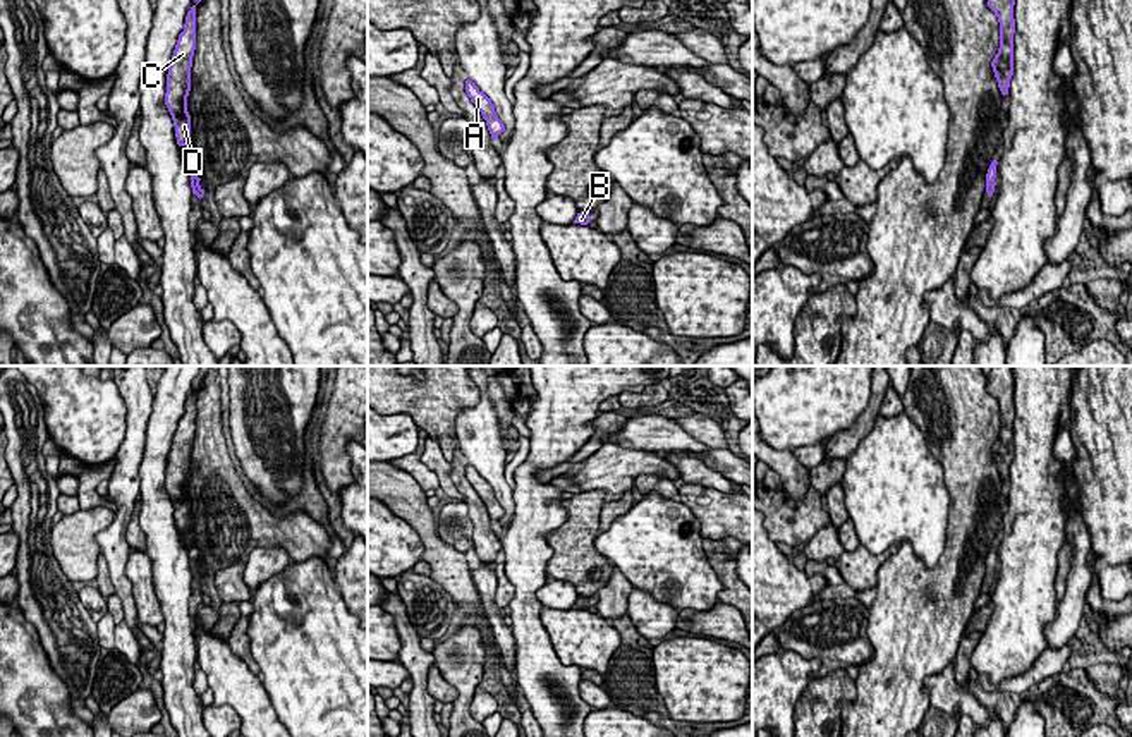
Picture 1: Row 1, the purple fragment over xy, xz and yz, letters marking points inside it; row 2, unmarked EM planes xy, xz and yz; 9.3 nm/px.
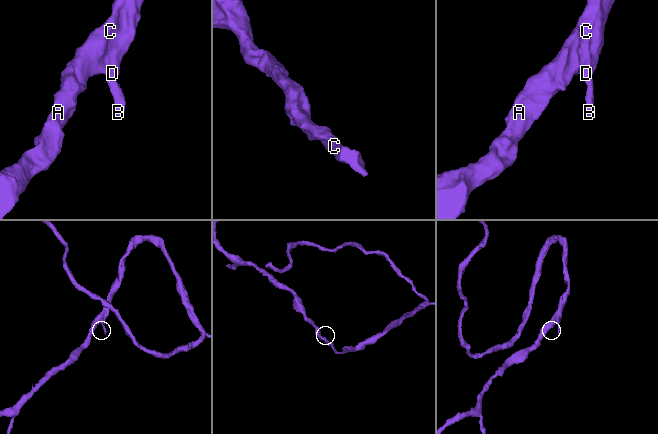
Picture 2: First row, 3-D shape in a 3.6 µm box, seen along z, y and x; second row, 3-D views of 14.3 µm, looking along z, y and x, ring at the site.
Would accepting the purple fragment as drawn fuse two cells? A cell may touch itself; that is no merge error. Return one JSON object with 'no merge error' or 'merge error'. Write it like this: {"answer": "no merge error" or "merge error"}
{"answer": "no merge error"}

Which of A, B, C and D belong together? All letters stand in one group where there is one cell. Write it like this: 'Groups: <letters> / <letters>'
Groups: A B C D

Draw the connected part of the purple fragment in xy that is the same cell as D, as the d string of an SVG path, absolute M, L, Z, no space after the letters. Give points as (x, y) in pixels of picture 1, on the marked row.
M196 5L186 15L184 31L179 34L167 74L165 105L172 115L177 144L191 148L191 115L187 96L191 91L191 67L196 50Z

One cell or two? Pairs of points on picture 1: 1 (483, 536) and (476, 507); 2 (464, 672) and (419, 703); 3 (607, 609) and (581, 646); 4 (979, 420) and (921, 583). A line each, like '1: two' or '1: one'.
1: one
2: two
3: two
4: one

